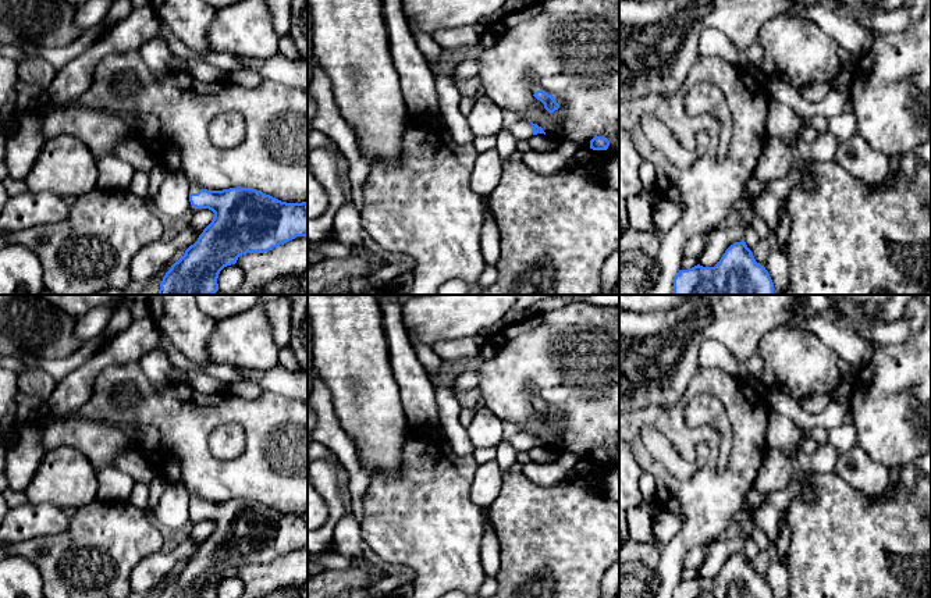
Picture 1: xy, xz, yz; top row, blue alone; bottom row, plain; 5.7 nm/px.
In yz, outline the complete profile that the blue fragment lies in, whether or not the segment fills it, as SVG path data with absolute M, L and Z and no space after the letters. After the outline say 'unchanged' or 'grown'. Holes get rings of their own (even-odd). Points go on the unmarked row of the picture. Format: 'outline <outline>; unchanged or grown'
outline M742 552L731 556L714 579L679 581L674 598L774 598L774 594Z; unchanged

